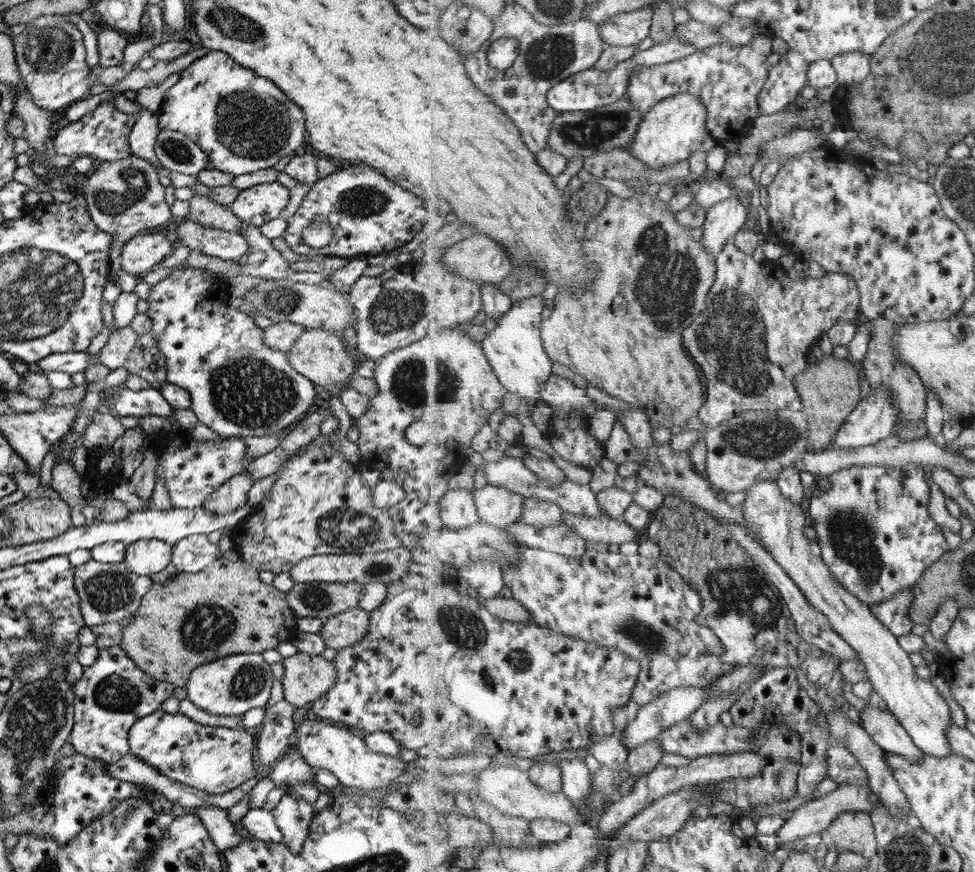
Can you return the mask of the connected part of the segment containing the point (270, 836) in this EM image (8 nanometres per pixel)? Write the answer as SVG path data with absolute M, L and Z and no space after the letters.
M263 807L248 808L245 814L241 816L239 823L256 840L279 844L283 842L283 833L274 824L273 817L271 811L265 810Z

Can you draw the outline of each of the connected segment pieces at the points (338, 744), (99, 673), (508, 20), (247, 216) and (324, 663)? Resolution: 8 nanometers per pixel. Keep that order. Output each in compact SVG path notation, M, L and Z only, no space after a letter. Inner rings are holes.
M307 715L295 730L292 738L292 746L296 748L301 759L313 770L323 769L330 772L338 780L339 788L359 788L359 790L378 790L389 786L403 771L414 771L414 767L408 767L399 758L385 756L365 747L362 737L350 728L317 720Z
M119 645L99 648L95 661L90 666L82 668L79 681L72 685L73 728L68 740L73 746L73 751L83 757L99 759L107 765L120 760L129 750L126 733L131 724L160 709L161 703L172 696L174 688L173 685L154 680L139 670Z
M507 4L503 15L495 21L494 33L477 51L466 56L466 69L491 100L503 108L507 116L514 120L522 132L523 140L531 152L541 152L549 148L551 129L559 115L548 103L548 92L557 83L588 71L593 64L599 62L601 51L607 43L602 40L598 23L587 18L557 26L542 25L523 6ZM499 37L516 38L519 41L520 53L512 64L512 68L496 69L488 59L490 46Z
M275 181L254 184L226 201L231 213L243 222L259 227L280 217L288 202L287 188Z
M295 653L282 658L283 673L281 686L283 687L283 699L295 708L303 708L305 704L311 706L319 696L323 696L332 685L335 684L335 667L333 661L329 661L321 655L308 655Z

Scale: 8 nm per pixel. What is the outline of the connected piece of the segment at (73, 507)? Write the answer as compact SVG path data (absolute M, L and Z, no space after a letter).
M71 461L55 463L51 471L51 488L59 493L58 499L67 503L71 524L75 528L86 524L85 516L81 513L84 497L79 489L80 482L81 478L73 470Z

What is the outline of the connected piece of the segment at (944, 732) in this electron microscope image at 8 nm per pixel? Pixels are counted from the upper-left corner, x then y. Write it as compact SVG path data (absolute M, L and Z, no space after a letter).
M774 480L754 485L748 489L743 502L748 527L762 538L773 558L797 583L807 600L830 620L841 638L847 640L858 652L873 692L885 701L888 710L907 730L915 745L930 757L946 759L955 756L949 738L949 728L953 723L949 704L945 702L945 698L937 692L931 681L925 682L923 678L917 676L915 666L909 659L910 652L902 647L899 637L874 615L869 605L862 603L858 596L835 578L819 550L805 536L805 524L808 524L808 521L807 514L801 510L801 505L787 500L779 484Z

